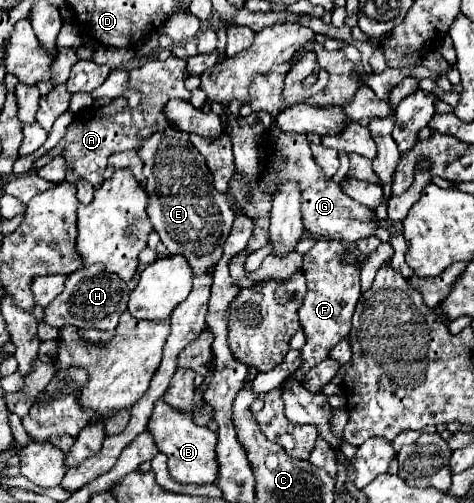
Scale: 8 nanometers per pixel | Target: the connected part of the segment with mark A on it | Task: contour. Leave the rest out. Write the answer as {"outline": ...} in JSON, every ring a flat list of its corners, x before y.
{"outline":[[173,54,165,62,149,60,143,66,129,72,131,86,139,88,143,94,143,100,137,108,131,108,125,98,115,98,109,106,91,106,91,108,85,108,83,112,75,114,71,126,67,128,67,134,63,138,63,144,67,146,65,158,69,162,65,182,75,184,77,198,81,204,89,204,93,200,93,192,97,190,97,186,101,186,101,182,105,180,103,170,105,170,109,154,137,150,141,146,141,138,147,138,153,132,165,130,169,126,163,116,163,106,167,100,171,100,171,98,189,100,191,94,185,88,185,80,183,80,185,66,187,66,187,62]]}

